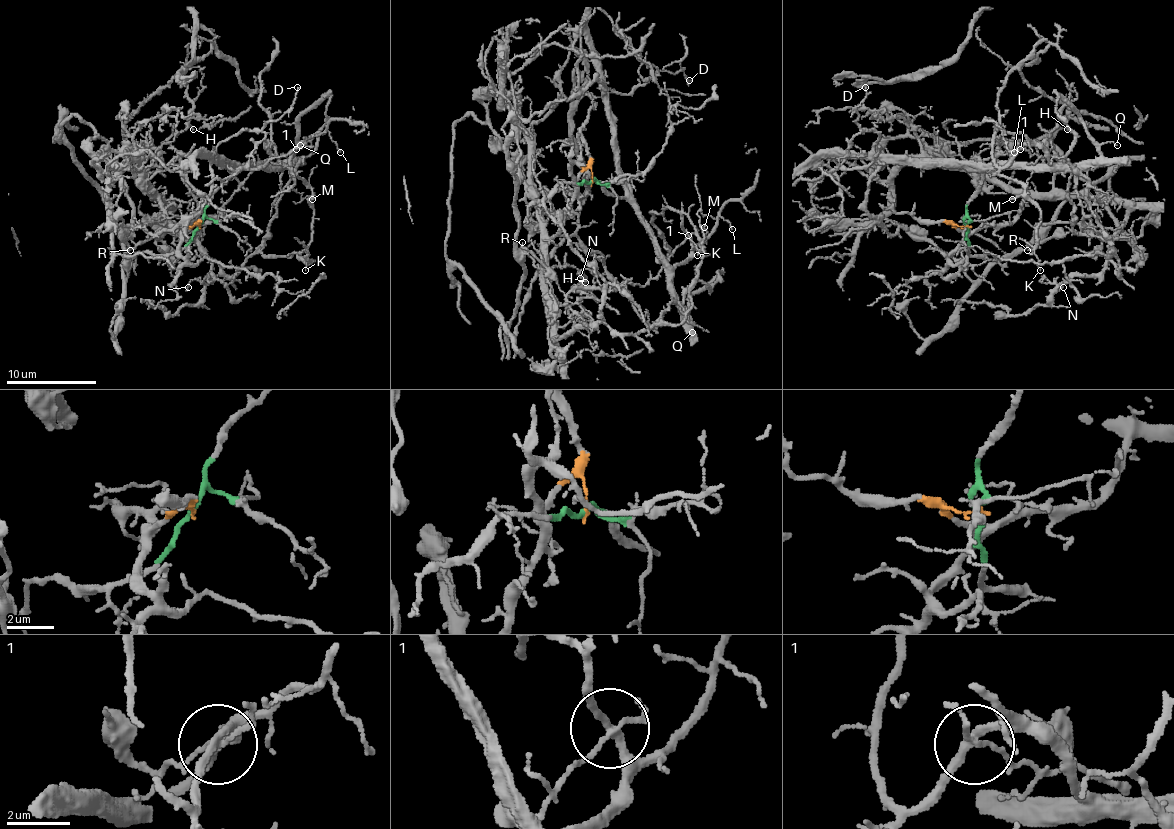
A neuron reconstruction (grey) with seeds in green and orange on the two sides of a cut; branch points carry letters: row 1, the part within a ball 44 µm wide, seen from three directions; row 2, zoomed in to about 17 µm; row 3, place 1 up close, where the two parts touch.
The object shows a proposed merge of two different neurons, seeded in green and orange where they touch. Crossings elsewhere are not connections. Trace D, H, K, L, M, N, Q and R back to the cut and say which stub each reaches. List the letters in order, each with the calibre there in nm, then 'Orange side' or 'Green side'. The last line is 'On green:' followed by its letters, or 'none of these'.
D: Thickness 130 nm. Green side
H: Thickness 120 nm. Orange side
K: Thickness 80 nm. Green side
L: Thickness 120 nm. Green side
M: Thickness 150 nm. Green side
N: Thickness 130 nm. Orange side
Q: Thickness 90 nm. Green side
R: Thickness 140 nm. Orange side
On green: D, K, L, M, Q

